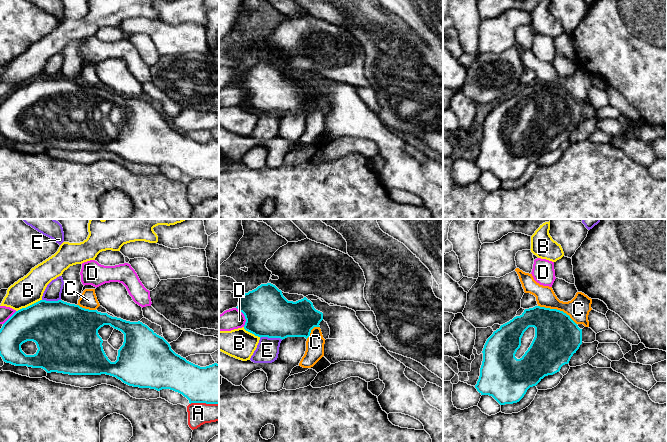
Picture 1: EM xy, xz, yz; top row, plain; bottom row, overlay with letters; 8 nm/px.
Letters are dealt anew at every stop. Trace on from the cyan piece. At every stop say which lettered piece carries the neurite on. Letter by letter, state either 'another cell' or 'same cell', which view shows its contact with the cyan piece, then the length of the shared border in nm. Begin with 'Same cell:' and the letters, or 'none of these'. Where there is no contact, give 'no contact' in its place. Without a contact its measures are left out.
Same cell: none of these
A: another cell; contact in xy; length 240 nm
B: another cell; contact in xy; length 220 nm
C: another cell; contact in yz; length 340 nm
D: another cell; contact in xz; length 170 nm
E: another cell; contact in xz; length 180 nm

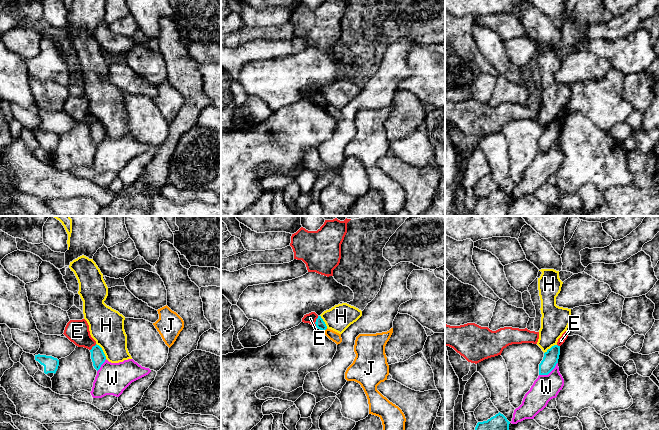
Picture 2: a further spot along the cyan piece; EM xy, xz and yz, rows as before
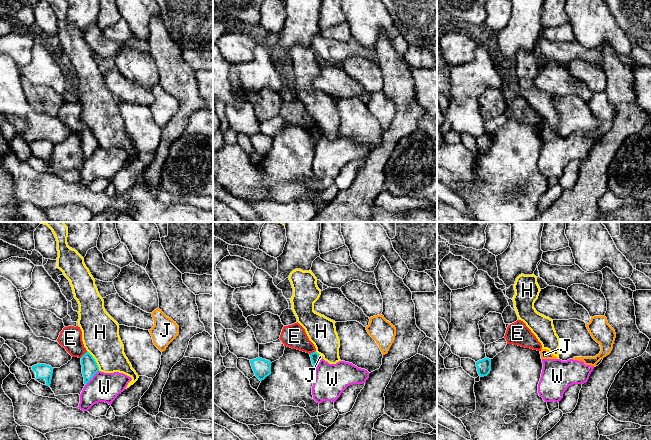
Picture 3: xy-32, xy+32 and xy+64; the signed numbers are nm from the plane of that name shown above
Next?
Same cell: none of these
E: another cell; contact in xz; length 90 nm
H: another cell; contact in xy; length 150 nm
J: another cell; contact in xz; length 40 nm
W: another cell; contact in yz; length 190 nm

